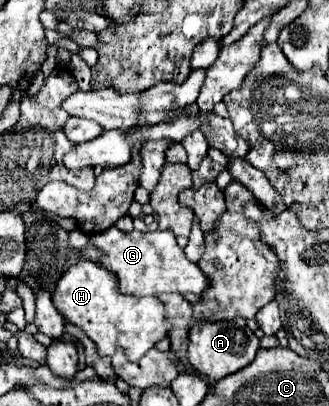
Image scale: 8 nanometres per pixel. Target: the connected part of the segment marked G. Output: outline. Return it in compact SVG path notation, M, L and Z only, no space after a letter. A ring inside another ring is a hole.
M116 226L100 232L98 236L90 238L92 244L96 244L104 256L100 260L102 266L112 270L118 276L120 290L132 296L160 296L166 292L178 292L178 294L202 294L208 290L210 280L200 272L198 264L190 262L182 248L176 244L174 232L168 230L156 230L156 232L122 232Z

